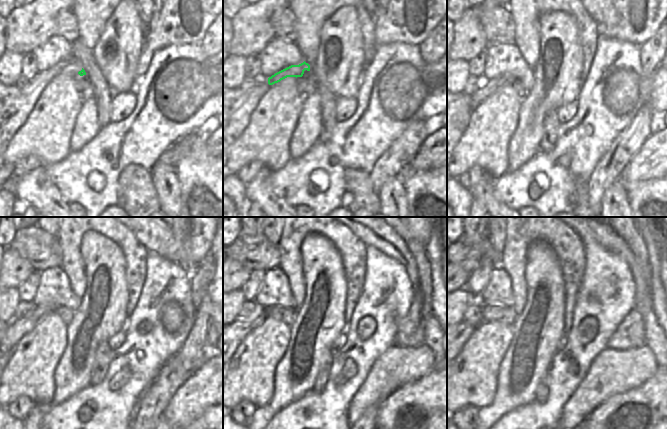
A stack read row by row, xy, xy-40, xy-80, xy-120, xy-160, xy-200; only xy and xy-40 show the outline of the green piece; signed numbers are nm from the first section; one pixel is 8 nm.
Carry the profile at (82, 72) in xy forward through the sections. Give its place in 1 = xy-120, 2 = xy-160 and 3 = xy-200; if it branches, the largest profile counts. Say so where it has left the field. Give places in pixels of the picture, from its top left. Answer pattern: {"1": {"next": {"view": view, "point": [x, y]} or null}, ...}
{"1": {"next": {"view": "xy-120", "point": [19, 327]}}, "2": {"next": {"view": "xy-160", "point": [243, 326]}}, "3": {"next": {"view": "xy-200", "point": [467, 330]}}}

